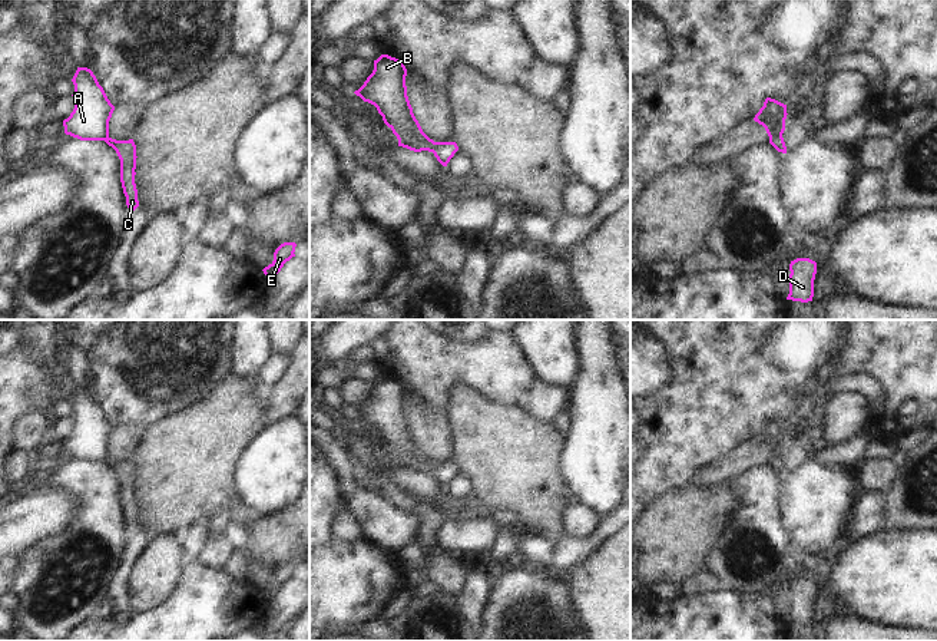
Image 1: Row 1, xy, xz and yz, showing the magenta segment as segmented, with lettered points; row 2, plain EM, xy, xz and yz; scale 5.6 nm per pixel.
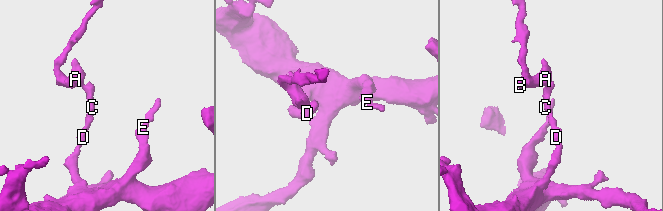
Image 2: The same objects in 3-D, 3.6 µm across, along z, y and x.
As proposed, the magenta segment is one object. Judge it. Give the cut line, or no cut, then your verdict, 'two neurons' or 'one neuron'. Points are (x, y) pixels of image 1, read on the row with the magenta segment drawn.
no cut | one neuron

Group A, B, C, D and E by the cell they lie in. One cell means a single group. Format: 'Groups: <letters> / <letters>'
Groups: A B C D E

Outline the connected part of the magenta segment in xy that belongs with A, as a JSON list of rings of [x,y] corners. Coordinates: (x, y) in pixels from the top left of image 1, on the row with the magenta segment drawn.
[[[77,67],[73,79],[75,109],[63,120],[64,133],[80,141],[105,141],[120,159],[120,182],[126,196],[126,205],[133,212],[139,206],[135,184],[136,145],[133,139],[116,141],[109,136],[109,120],[115,106],[107,99],[93,72]]]

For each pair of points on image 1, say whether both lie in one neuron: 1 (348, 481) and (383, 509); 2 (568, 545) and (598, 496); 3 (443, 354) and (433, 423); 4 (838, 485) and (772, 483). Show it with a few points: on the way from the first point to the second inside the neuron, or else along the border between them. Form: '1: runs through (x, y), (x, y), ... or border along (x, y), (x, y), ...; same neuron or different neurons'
1: runs through (357, 489), (374, 506); same neuron
2: border along (615, 509), (602, 516); different neurons
3: border along (406, 397), (417, 397), (447, 418); different neurons
4: border along (787, 475), (781, 495), (782, 518); different neurons

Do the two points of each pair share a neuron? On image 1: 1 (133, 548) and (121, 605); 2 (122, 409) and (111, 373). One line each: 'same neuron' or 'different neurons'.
1: same neuron
2: same neuron

